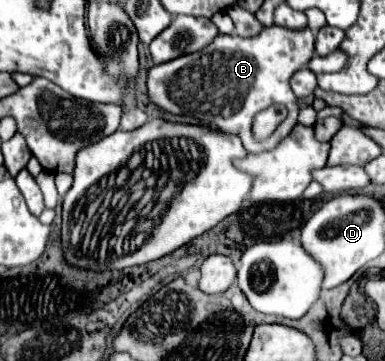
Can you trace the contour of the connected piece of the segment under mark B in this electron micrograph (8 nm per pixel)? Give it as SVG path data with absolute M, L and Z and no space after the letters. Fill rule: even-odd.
M271 25L271 27L263 27L259 35L255 37L239 37L239 35L217 35L215 41L211 45L207 45L203 51L191 53L191 55L181 55L179 59L167 61L163 65L153 65L149 69L149 77L147 77L147 87L149 87L149 95L151 101L155 105L159 105L161 109L173 113L173 115L185 115L185 117L195 117L201 123L211 123L213 127L217 127L223 133L231 133L237 135L243 143L243 147L249 153L259 153L259 151L267 151L271 147L275 147L297 123L297 97L293 95L293 91L289 89L289 79L295 71L299 71L301 67L307 65L307 61L313 57L315 53L315 33L311 33L309 27L305 27L303 31L299 29L285 29L279 25ZM271 105L285 105L289 115L285 121L281 121L281 125L275 129L275 135L271 135L265 141L259 141L253 137L253 117L271 107Z

